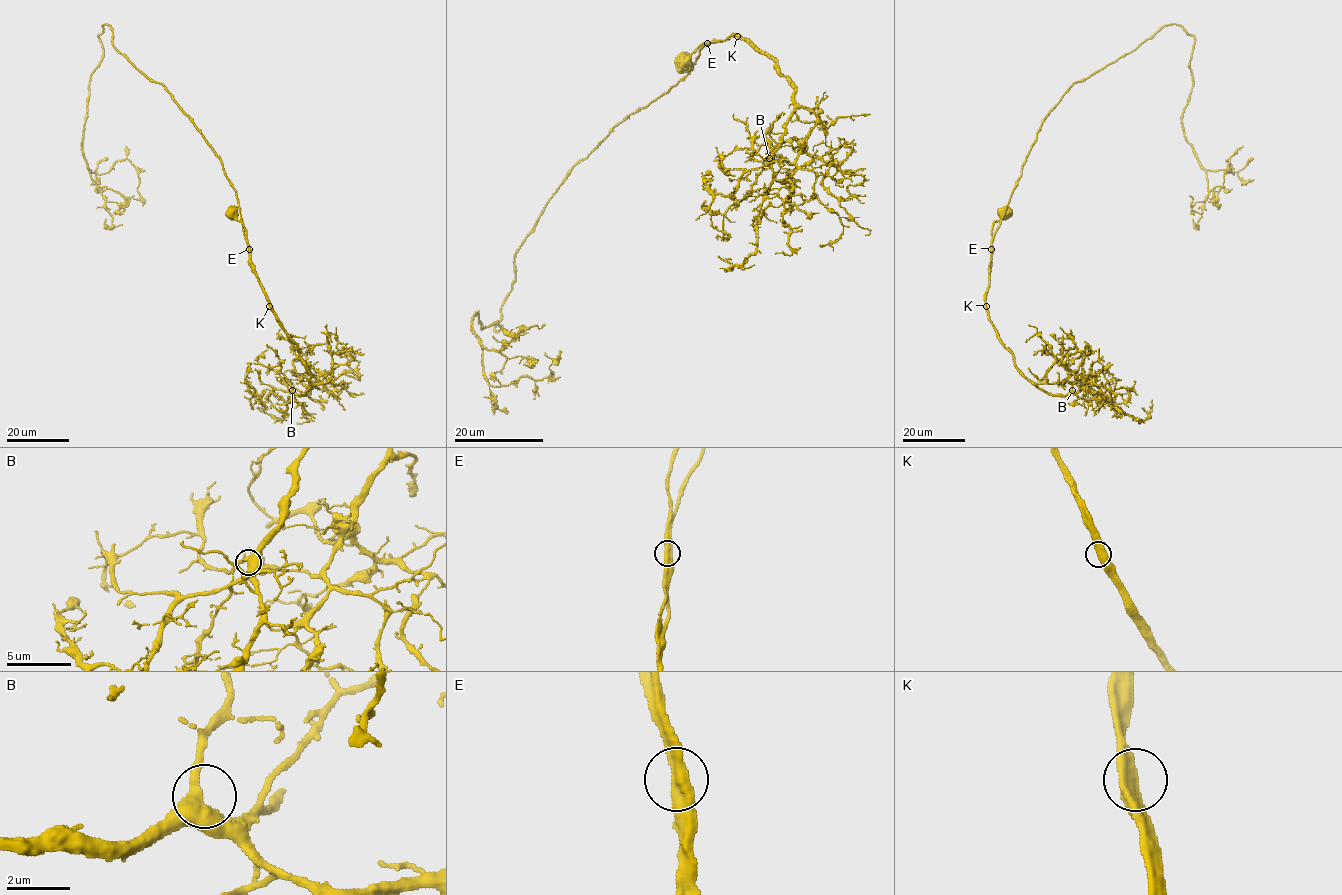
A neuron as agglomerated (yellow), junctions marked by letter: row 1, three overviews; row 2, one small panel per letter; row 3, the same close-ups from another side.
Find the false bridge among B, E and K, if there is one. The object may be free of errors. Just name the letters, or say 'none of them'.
none of them

